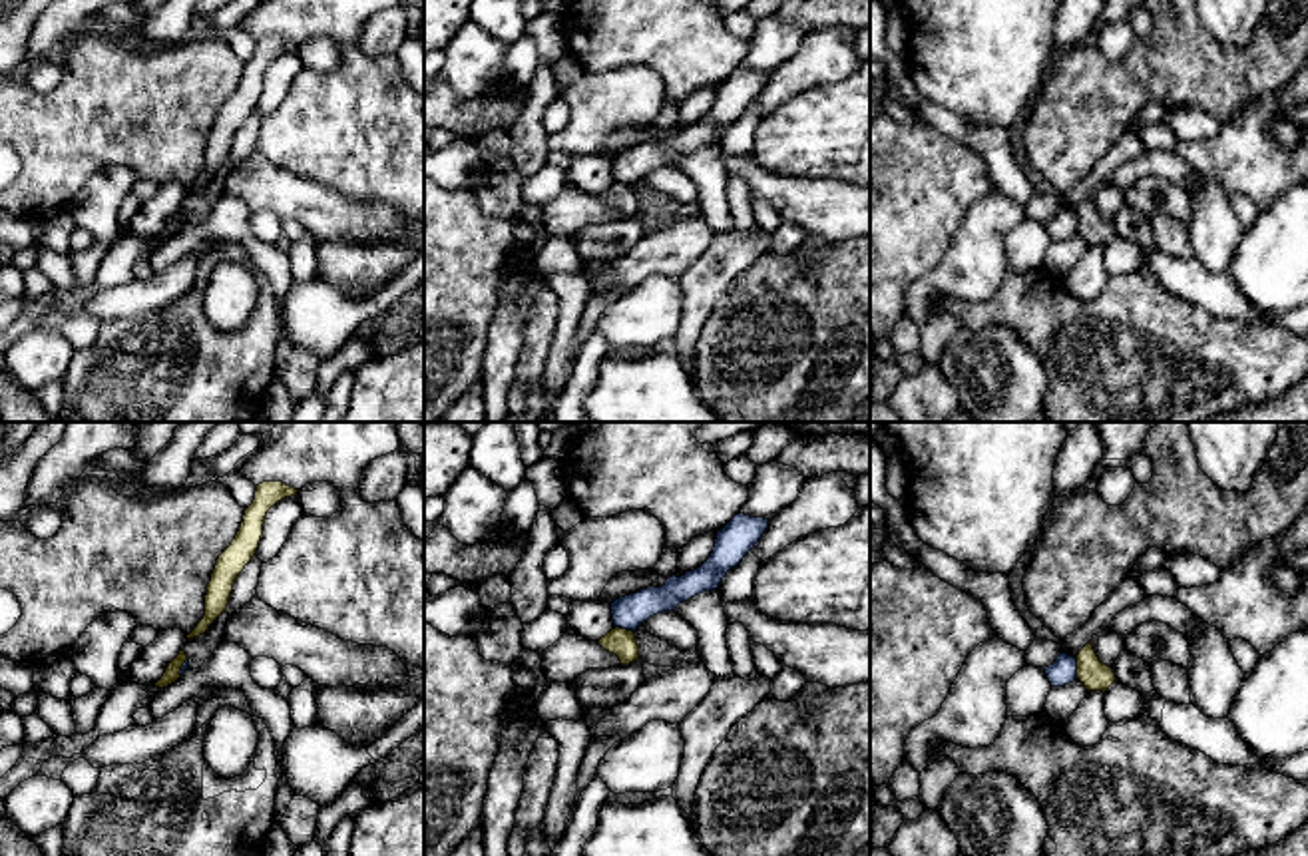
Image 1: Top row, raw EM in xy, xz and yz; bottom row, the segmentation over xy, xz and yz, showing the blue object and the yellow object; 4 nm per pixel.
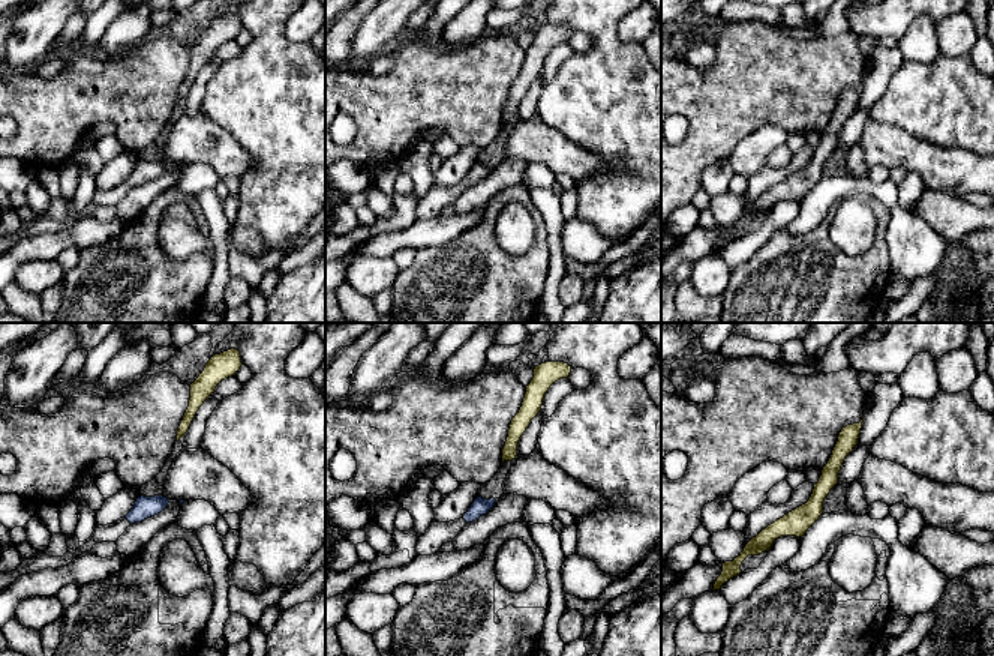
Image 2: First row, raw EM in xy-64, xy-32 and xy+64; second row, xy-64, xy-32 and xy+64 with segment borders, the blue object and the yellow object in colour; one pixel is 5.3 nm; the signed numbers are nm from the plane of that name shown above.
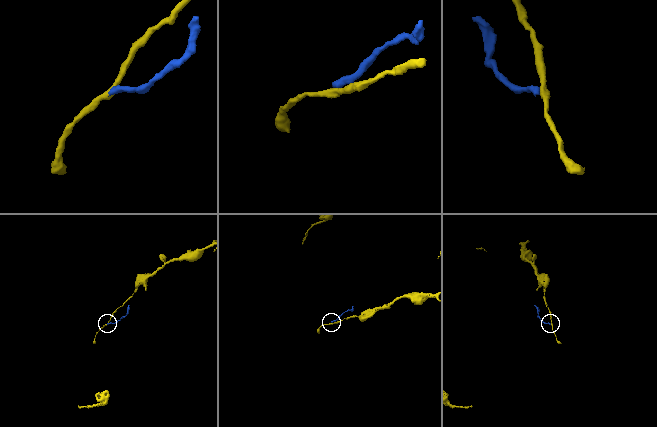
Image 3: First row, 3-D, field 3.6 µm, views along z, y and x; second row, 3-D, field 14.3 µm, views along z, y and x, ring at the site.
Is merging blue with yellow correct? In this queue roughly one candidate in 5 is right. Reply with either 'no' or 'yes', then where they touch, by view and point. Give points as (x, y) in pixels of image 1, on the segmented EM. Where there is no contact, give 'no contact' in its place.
no; contact yz (1076, 667)

